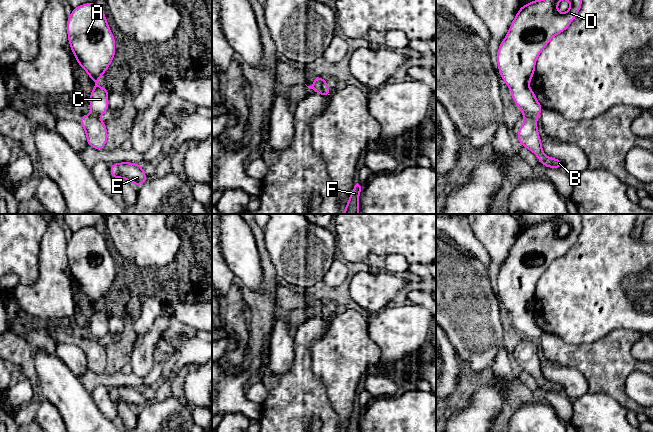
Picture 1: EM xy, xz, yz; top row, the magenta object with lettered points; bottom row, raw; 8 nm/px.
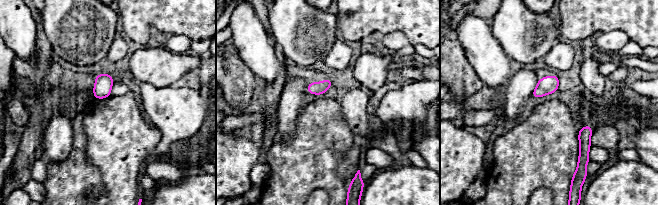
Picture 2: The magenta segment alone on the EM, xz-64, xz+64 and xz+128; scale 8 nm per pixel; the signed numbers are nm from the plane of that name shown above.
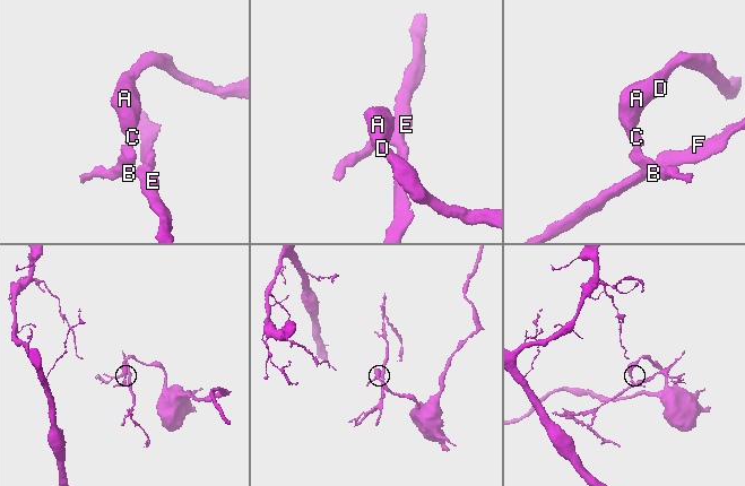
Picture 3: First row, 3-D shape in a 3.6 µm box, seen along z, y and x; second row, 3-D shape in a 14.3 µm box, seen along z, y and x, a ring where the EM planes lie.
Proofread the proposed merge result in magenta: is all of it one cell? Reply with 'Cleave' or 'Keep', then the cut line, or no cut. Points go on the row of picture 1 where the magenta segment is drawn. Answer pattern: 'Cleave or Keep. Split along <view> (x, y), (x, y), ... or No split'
Cleave. Split along yz (524, 113), (535, 118)

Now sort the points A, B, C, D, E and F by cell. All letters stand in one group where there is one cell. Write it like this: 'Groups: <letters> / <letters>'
Groups: A C D / B E F

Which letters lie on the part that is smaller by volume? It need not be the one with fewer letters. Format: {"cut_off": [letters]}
{"cut_off": ["B", "E", "F"]}

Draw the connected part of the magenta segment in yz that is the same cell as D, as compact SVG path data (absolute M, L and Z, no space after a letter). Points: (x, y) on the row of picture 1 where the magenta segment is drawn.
M536 0L521 6L517 15L511 23L509 31L504 40L499 44L497 53L498 70L501 78L510 88L512 99L517 107L526 115L538 118L543 107L537 101L534 91L529 88L529 82L535 72L535 63L541 51L547 46L549 41L557 34L564 32L570 23L576 18L582 6L582 0L568 0L571 4L569 10L560 14L557 10L560 0Z

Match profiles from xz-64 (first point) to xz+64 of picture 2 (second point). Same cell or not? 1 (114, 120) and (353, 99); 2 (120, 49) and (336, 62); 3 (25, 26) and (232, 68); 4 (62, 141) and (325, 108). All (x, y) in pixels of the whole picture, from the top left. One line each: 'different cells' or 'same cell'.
1: same cell
2: same cell
3: different cells
4: different cells

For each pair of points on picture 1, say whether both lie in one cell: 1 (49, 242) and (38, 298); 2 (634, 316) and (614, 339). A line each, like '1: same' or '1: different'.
1: same
2: different

